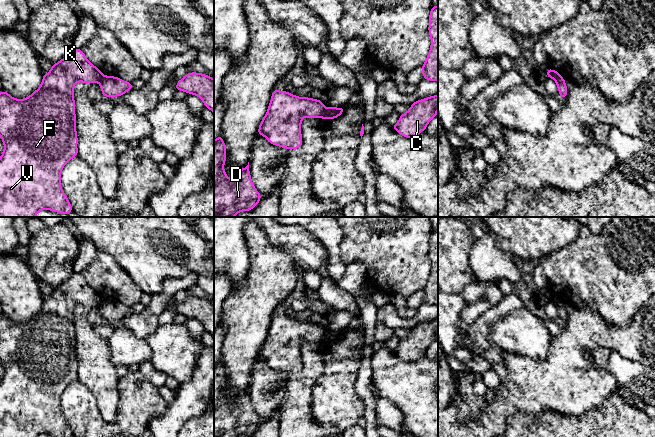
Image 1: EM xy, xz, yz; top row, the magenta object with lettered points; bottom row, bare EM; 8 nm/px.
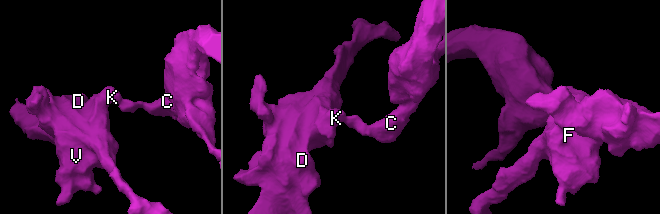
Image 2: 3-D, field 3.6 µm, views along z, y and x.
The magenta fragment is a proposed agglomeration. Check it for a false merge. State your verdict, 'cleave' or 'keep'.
cleave

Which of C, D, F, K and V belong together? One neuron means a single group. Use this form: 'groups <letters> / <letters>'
groups C / D F K V

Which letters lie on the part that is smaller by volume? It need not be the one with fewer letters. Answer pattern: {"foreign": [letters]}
{"foreign": ["C"]}

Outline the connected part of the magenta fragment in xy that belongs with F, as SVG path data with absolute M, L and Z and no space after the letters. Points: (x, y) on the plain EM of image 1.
M73 272L70 278L53 288L47 298L43 298L40 311L27 322L15 323L4 314L0 316L0 361L4 367L0 381L0 437L38 437L43 433L57 437L73 435L61 412L61 396L72 382L78 380L74 310L77 306L99 306L103 300L81 273Z

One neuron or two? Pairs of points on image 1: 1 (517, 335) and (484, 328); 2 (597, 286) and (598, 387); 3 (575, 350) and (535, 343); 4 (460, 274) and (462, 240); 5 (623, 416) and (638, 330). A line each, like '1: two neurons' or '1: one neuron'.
1: two neurons
2: two neurons
3: two neurons
4: one neuron
5: two neurons

